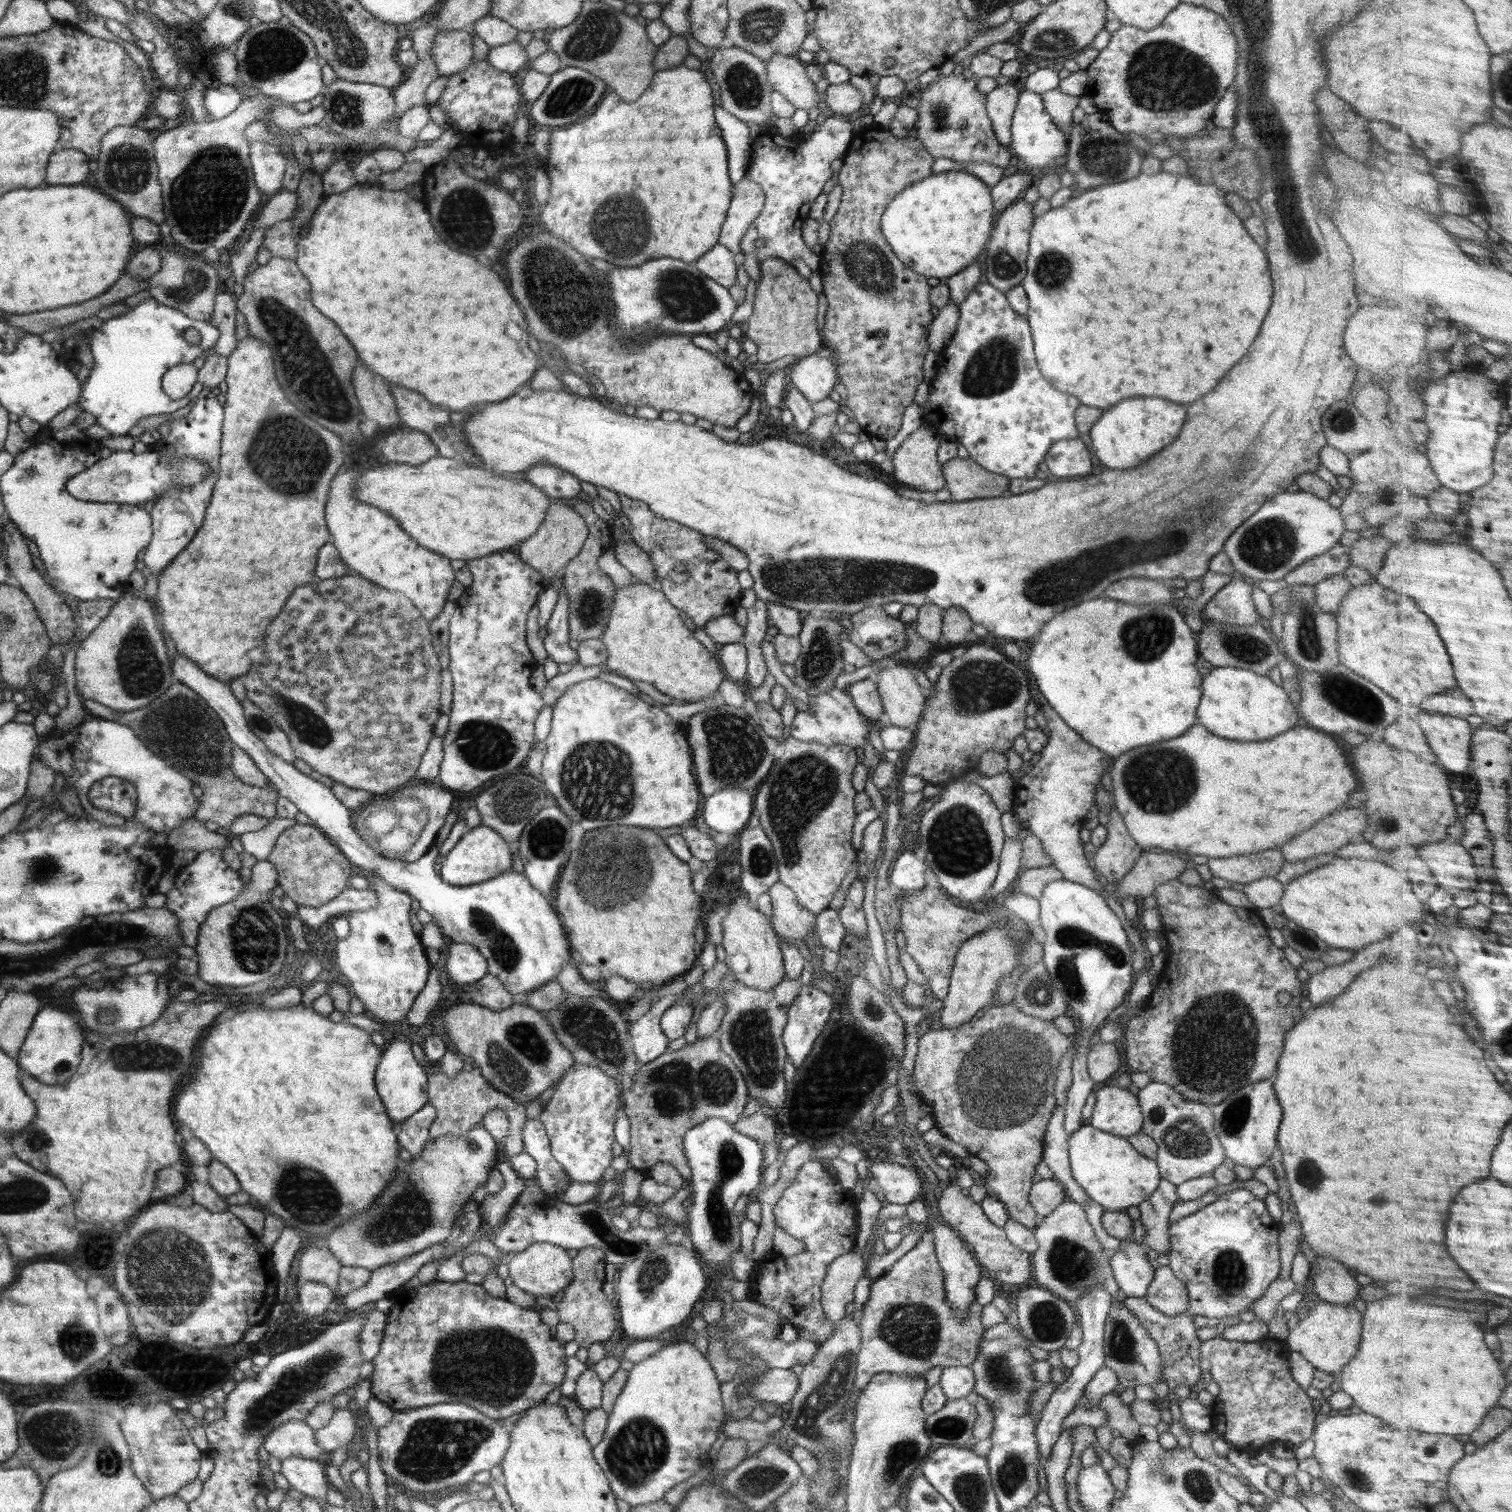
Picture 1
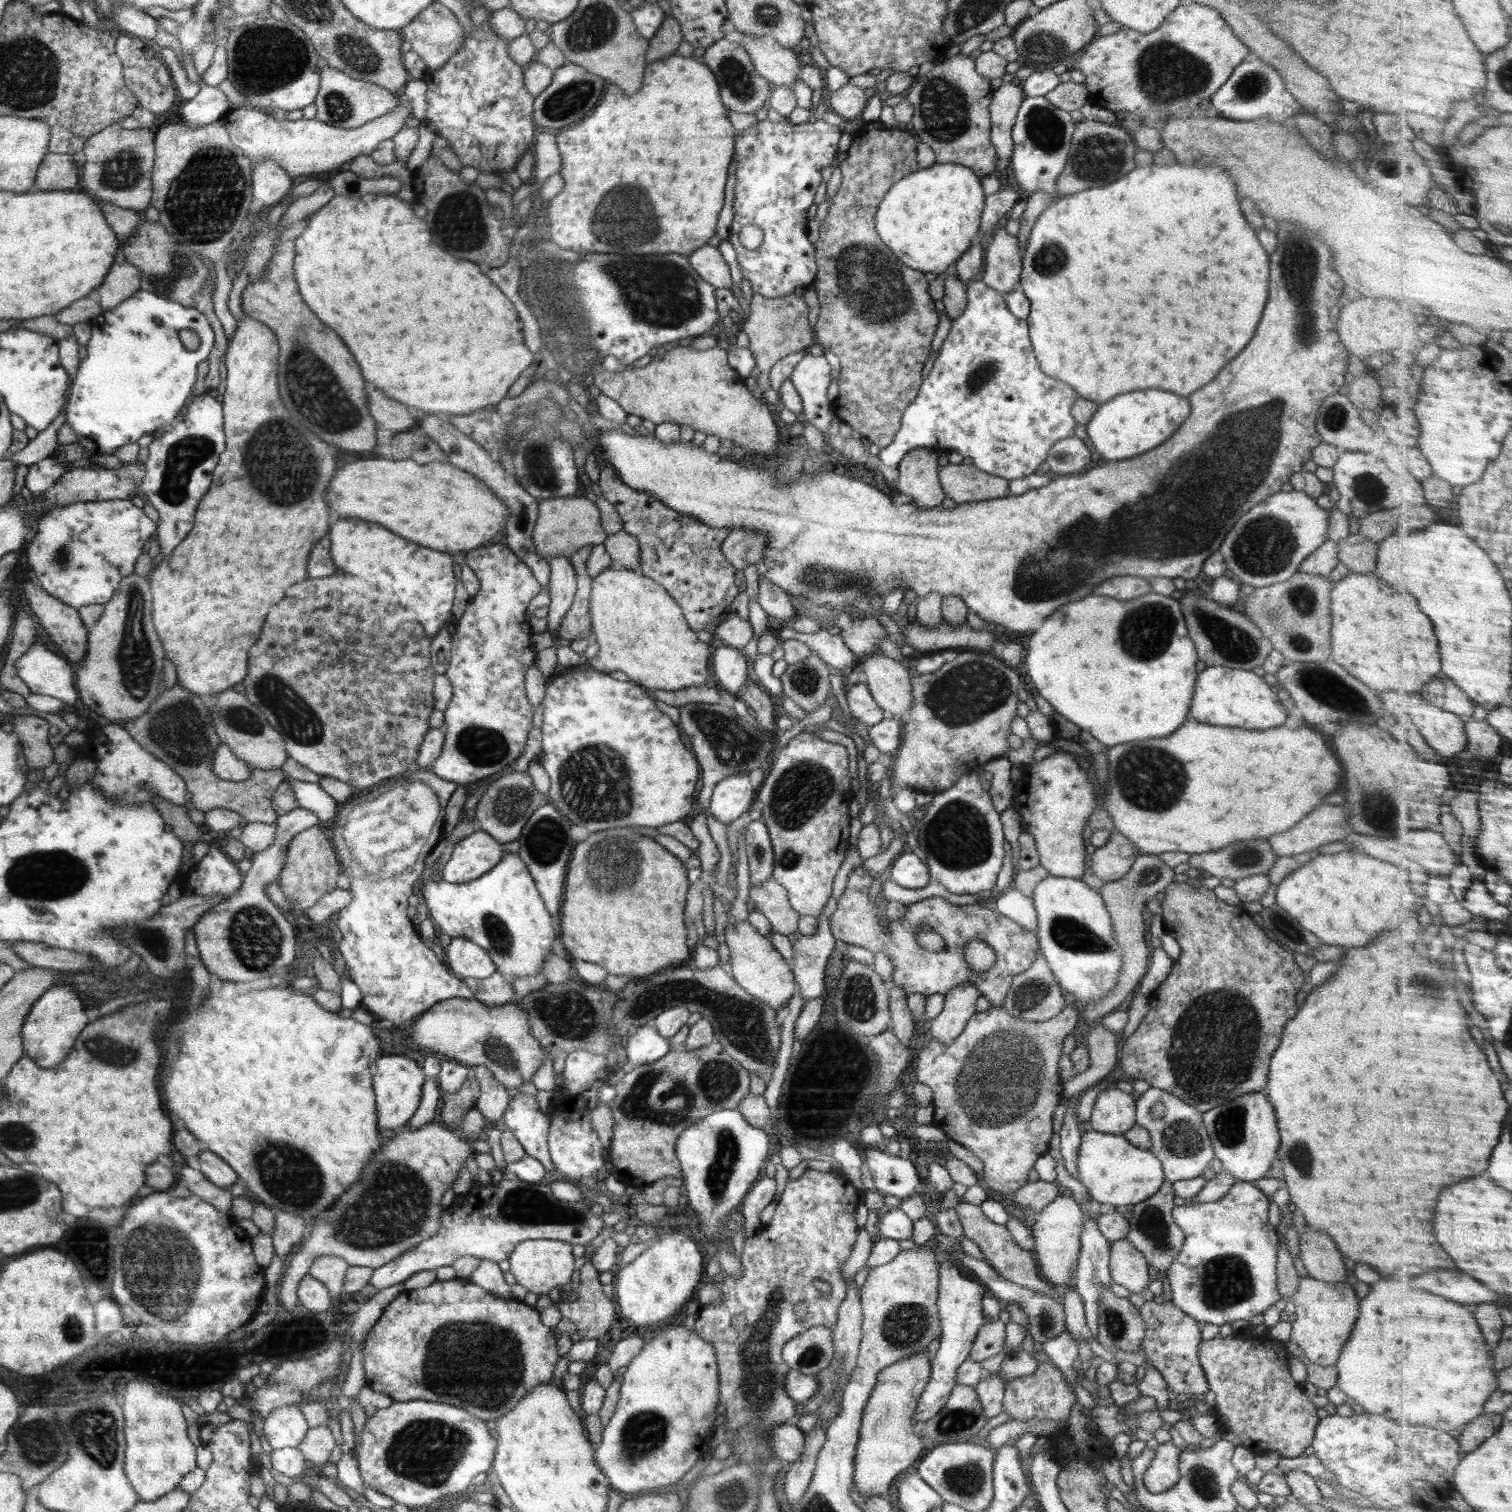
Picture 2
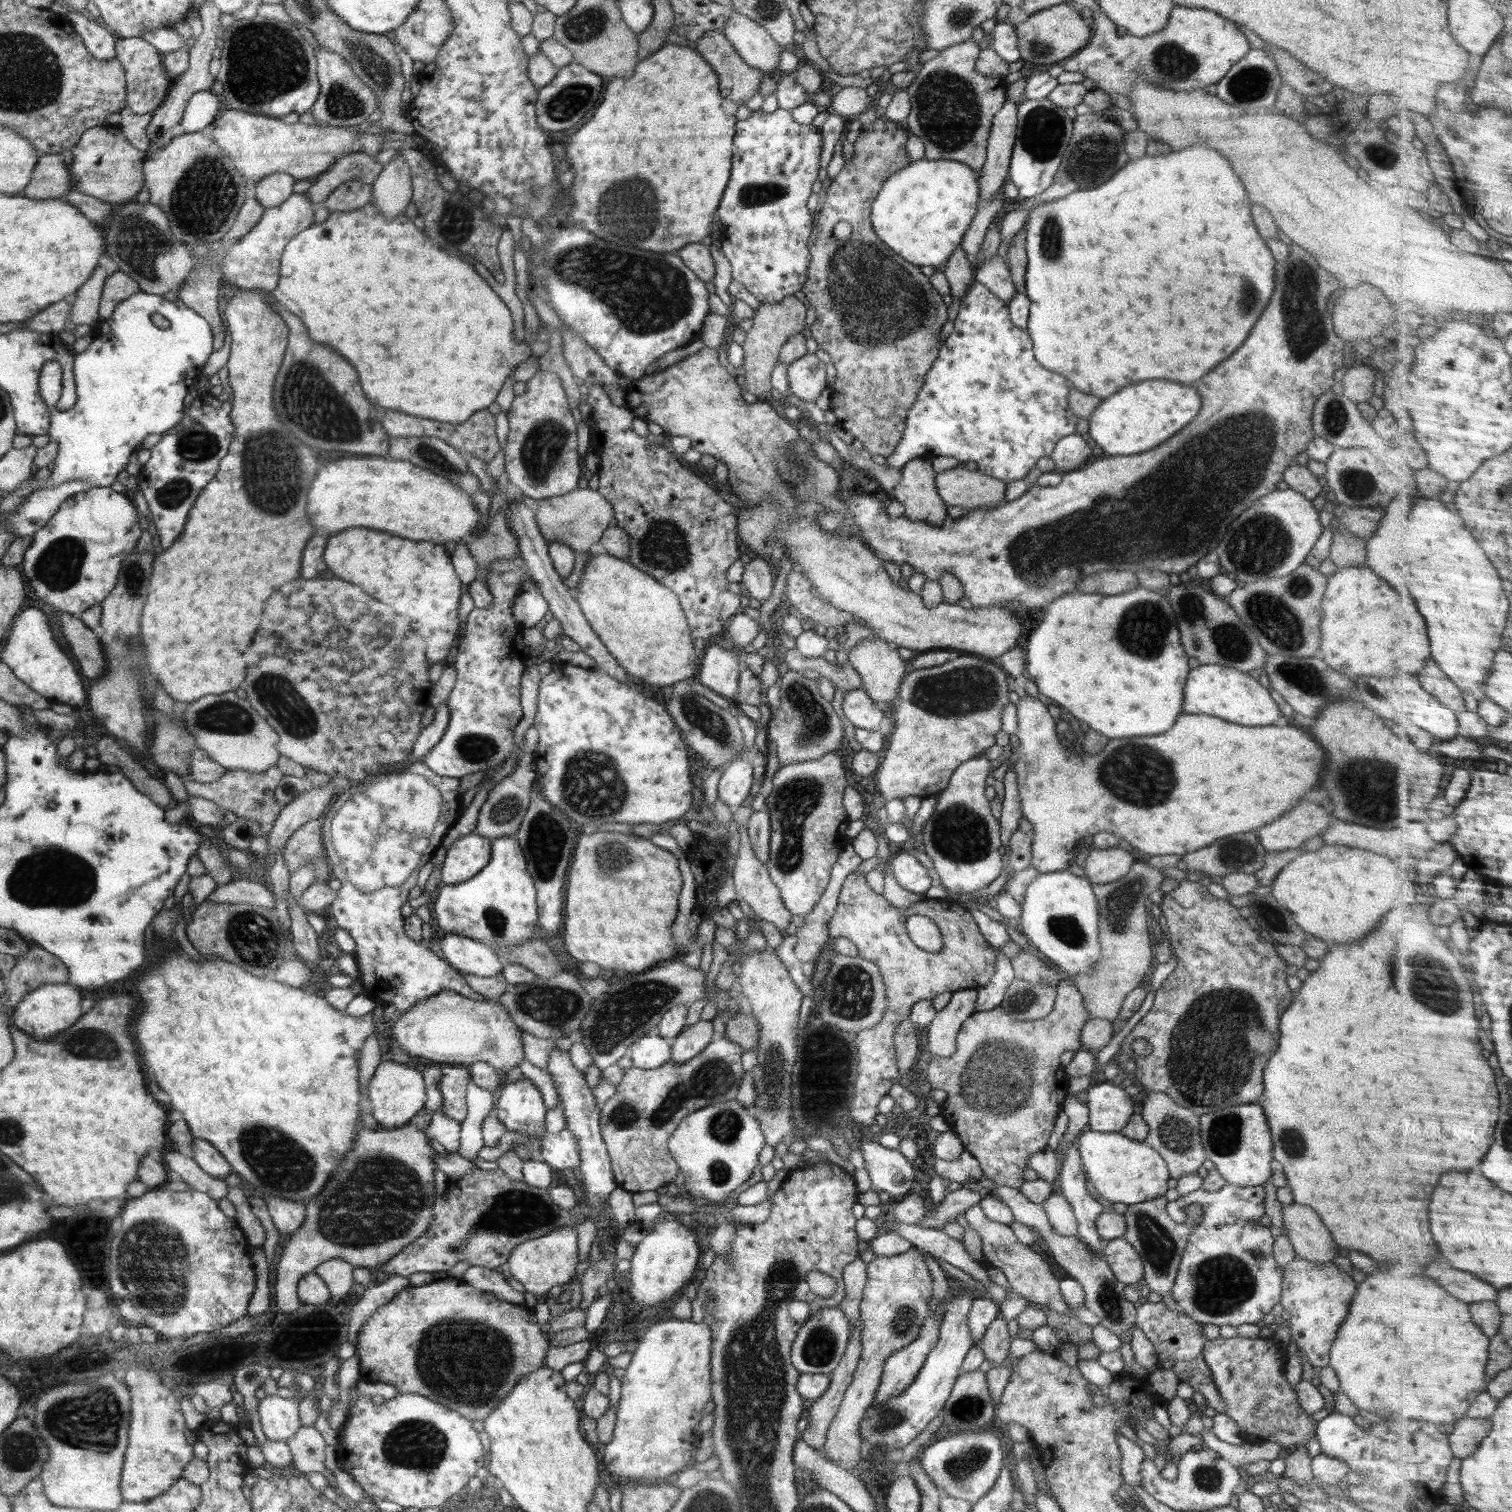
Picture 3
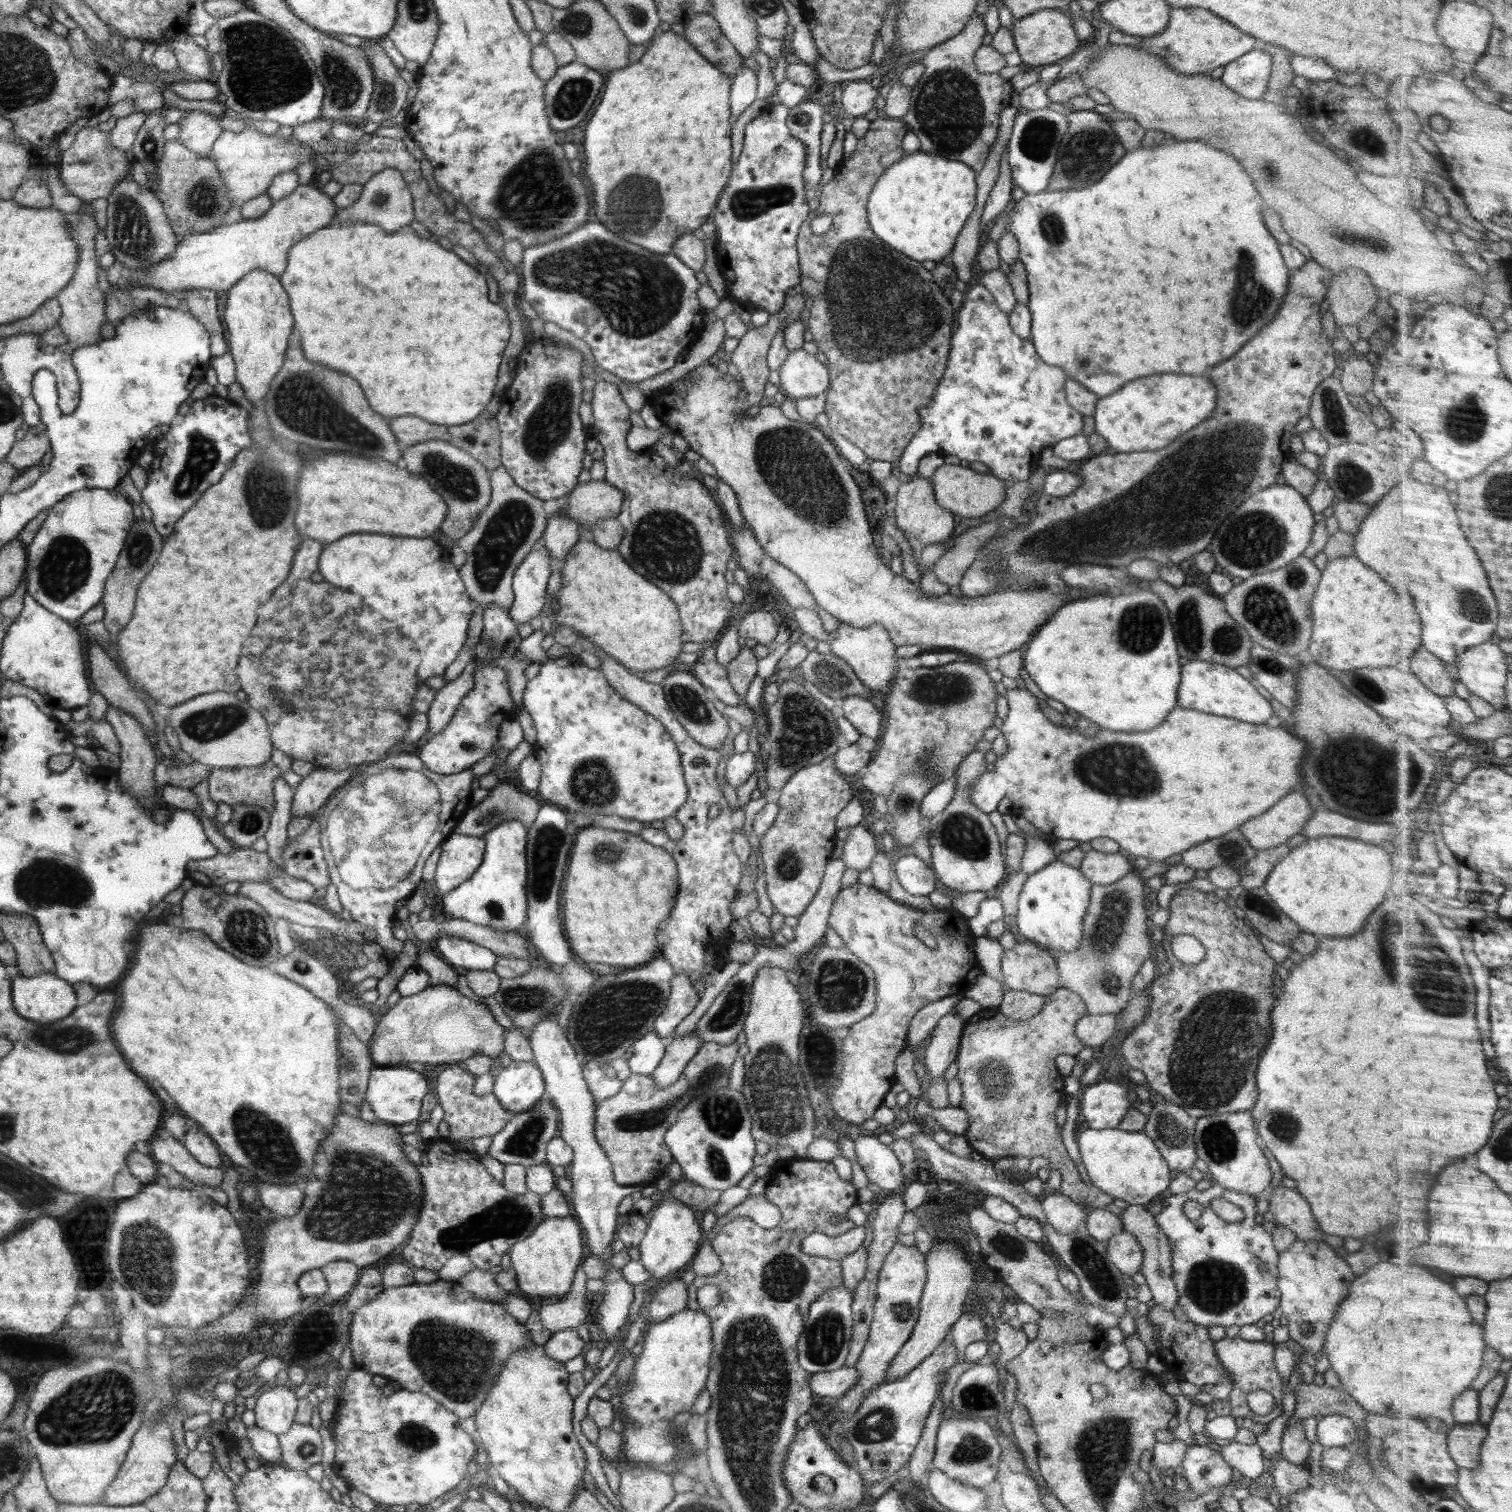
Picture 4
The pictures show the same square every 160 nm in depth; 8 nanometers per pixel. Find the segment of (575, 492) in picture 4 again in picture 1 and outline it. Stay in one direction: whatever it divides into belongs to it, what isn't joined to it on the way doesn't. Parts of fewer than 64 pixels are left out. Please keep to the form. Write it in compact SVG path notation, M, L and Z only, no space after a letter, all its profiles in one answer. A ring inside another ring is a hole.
M550 500L546 519L540 528L530 538L522 542L515 551L528 566L552 580L552 577L565 573L567 563L581 551L588 533L584 518L574 512L574 509L568 506L566 501Z

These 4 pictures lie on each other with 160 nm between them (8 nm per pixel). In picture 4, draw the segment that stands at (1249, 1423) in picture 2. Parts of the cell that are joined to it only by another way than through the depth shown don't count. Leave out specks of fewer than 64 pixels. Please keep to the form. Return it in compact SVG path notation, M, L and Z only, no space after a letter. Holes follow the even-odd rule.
M1239 1336L1233 1338L1225 1337L1215 1342L1214 1350L1221 1365L1229 1372L1233 1380L1233 1389L1229 1397L1231 1416L1234 1418L1251 1418L1255 1423L1267 1425L1283 1414L1282 1400L1284 1398L1284 1386L1282 1377L1275 1367L1275 1345L1265 1341L1248 1341ZM1261 1388L1275 1399L1275 1408L1266 1416L1254 1414L1247 1406L1246 1397L1248 1393Z

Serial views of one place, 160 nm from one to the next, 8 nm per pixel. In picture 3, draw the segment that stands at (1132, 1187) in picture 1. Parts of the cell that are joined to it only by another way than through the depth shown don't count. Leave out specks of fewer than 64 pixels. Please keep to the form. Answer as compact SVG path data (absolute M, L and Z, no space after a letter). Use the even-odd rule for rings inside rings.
M1087 1129L1078 1135L1077 1149L1086 1180L1110 1203L1140 1204L1164 1195L1169 1189L1166 1184L1171 1176L1166 1161L1145 1141L1138 1142L1118 1132Z

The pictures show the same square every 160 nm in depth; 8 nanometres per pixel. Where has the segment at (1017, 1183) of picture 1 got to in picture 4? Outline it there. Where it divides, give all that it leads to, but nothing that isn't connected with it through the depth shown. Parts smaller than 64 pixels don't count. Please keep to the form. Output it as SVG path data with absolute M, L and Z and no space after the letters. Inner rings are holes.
M1019 938L1012 949L1004 951L1000 972L1003 974L1002 982L1006 983L1011 990L1044 997L1044 1007L1026 1022L1008 1018L997 1009L994 1011L980 1009L965 1021L955 1059L958 1063L957 1079L960 1081L963 1094L959 1107L969 1114L969 1125L964 1135L971 1148L992 1165L1001 1158L1022 1156L1029 1159L1035 1156L1048 1158L1050 1160L1048 1170L1056 1169L1062 1175L1061 1188L1058 1192L1069 1196L1072 1202L1083 1209L1104 1208L1112 1204L1114 1198L1102 1192L1097 1186L1082 1181L1076 1164L1066 1152L1056 1123L1056 1109L1063 1098L1065 1078L1058 1072L1055 1061L1060 1054L1076 1056L1085 1047L1075 1031L1078 1020L1087 1014L1085 1003L1074 992L1062 988L1054 954L1027 940Z

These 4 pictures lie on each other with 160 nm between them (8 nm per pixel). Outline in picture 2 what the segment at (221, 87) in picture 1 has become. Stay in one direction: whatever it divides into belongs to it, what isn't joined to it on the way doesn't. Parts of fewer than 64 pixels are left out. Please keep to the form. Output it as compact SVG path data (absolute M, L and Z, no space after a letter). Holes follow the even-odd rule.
M199 82L200 92L182 106L182 116L185 124L204 126L219 121L232 109L232 104L224 96L222 90Z

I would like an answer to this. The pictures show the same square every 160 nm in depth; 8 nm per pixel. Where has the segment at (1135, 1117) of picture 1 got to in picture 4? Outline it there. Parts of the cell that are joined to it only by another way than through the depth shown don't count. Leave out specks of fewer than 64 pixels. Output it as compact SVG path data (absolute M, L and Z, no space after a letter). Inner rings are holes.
M1096 1082L1087 1085L1082 1094L1082 1116L1089 1129L1116 1128L1132 1102L1128 1101L1127 1087L1115 1082Z

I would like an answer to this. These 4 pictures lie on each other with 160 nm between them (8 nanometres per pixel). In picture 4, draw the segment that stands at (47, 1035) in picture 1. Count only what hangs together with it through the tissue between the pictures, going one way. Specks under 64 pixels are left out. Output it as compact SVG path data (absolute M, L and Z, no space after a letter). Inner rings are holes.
M12 970L11 995L16 1012L26 1020L38 1024L48 1024L66 1018L76 1006L76 994L72 986L59 978L54 971L43 972L34 977L26 977L21 972Z

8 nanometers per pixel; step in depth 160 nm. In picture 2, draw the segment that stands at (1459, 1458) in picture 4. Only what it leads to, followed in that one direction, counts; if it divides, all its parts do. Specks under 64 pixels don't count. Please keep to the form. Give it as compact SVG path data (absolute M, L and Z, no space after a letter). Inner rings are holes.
M1484 1414L1476 1418L1463 1428L1463 1434L1458 1438L1461 1442L1462 1450L1467 1453L1478 1450L1489 1438L1500 1433L1504 1425L1504 1415L1502 1414Z

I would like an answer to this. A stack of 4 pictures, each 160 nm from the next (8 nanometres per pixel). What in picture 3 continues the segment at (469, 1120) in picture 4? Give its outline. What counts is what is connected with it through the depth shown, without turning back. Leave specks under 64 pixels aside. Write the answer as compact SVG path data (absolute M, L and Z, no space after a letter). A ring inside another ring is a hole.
M444 1066L439 1089L443 1096L441 1112L456 1122L462 1122L467 1115L466 1091L471 1080L466 1066Z

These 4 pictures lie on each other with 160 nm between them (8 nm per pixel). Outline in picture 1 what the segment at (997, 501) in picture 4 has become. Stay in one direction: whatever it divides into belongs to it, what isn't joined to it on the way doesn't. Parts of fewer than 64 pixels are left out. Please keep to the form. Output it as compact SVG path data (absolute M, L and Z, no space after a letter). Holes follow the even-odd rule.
M970 457L952 458L946 464L941 464L941 470L953 501L966 502L978 498L1006 496L1011 483L1007 477L981 468Z

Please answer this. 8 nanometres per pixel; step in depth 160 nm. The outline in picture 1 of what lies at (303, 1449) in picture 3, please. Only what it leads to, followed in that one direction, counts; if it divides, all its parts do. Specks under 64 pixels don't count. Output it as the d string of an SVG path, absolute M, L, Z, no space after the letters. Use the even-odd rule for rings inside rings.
M349 1407L346 1410L334 1410L334 1417L329 1424L316 1430L314 1438L316 1445L321 1446L324 1452L330 1452L343 1445L357 1442L356 1414Z

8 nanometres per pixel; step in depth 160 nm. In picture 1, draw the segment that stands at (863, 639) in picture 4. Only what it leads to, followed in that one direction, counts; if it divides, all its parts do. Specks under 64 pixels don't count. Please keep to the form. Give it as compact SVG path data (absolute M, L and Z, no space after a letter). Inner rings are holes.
M892 663L878 671L877 689L883 702L884 722L898 728L913 730L924 711L926 692L915 679L910 666Z

